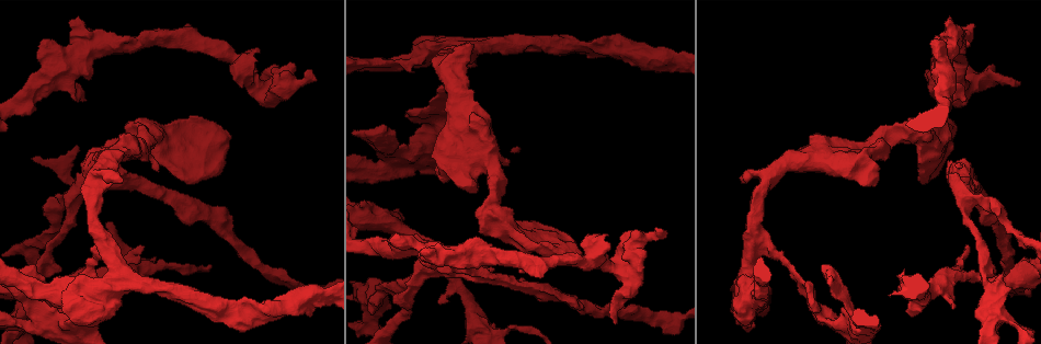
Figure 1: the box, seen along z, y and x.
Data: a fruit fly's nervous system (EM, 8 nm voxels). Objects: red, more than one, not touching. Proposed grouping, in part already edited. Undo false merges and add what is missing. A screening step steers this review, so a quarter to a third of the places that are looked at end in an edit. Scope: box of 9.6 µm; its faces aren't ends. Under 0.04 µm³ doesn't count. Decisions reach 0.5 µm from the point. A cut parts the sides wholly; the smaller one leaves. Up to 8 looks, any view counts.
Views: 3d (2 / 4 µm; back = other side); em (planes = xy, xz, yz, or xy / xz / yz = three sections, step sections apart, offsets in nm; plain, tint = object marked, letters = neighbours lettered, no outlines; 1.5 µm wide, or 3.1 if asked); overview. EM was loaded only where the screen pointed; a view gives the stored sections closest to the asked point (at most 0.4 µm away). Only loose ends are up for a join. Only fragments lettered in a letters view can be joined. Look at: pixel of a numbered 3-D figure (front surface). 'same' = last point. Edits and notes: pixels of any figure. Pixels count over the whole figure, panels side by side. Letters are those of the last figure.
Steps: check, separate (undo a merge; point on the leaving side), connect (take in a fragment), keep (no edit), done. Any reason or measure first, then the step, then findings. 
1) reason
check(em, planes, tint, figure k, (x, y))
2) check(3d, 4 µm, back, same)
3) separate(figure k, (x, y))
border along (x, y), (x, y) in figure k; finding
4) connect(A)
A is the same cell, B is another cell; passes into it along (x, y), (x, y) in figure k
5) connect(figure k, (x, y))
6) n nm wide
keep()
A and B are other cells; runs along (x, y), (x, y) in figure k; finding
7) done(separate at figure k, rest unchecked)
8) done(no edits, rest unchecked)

an open end
check(3d, 2 µm, figure 1, (144, 245))

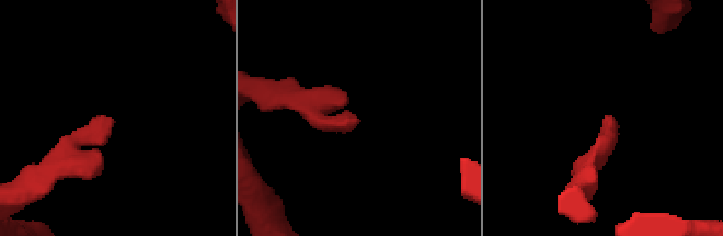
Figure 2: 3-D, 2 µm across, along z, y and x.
shape alone is not enough
check(em, xz, step 8, tint, figure 2, (606, 124))

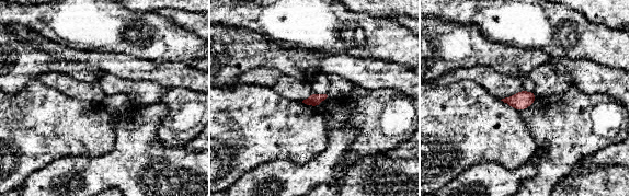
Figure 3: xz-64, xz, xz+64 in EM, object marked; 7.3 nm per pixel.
check(em, planes, letters, same)

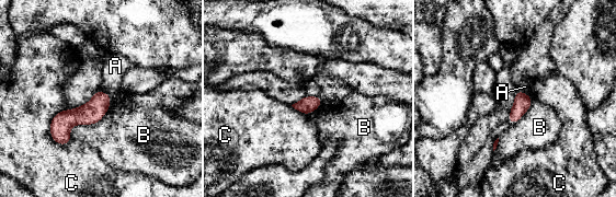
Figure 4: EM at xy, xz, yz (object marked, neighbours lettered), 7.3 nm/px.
keep()
A, B and C are other cells; none of them fits

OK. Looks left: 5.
two arms in line, one across
check(3d, 4 µm, figure 1, (992, 295))

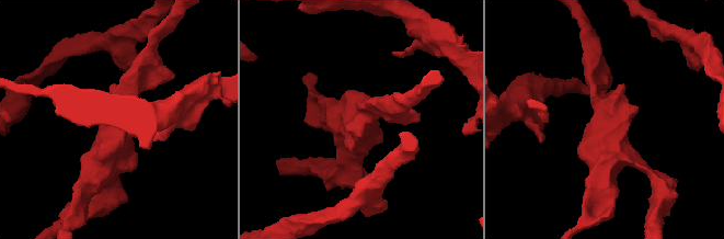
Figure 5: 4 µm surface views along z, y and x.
now the EM
check(em, 3.1 µm, yz, step 16, tint, figure 5, (362, 118))

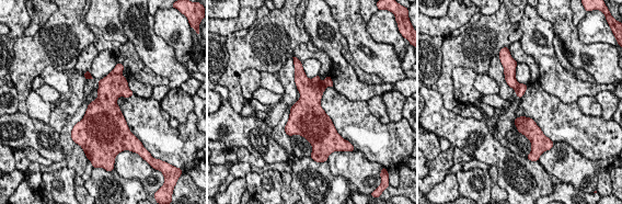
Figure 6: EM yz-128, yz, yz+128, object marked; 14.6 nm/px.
check(em, 3.1 µm, yz, step 16, letters, same)

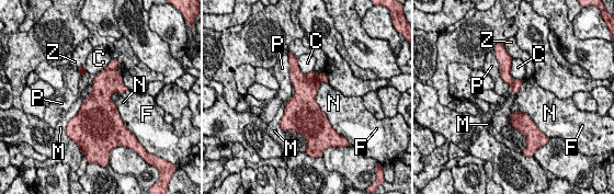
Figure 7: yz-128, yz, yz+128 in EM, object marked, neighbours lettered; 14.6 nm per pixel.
400 nm wide
keep()
C, F, M, N, P and Z are other cells; border along (92, 78), (92, 91), (68, 122) in figure 7; all the same cell

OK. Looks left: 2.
done(no edits, rest unchecked)

